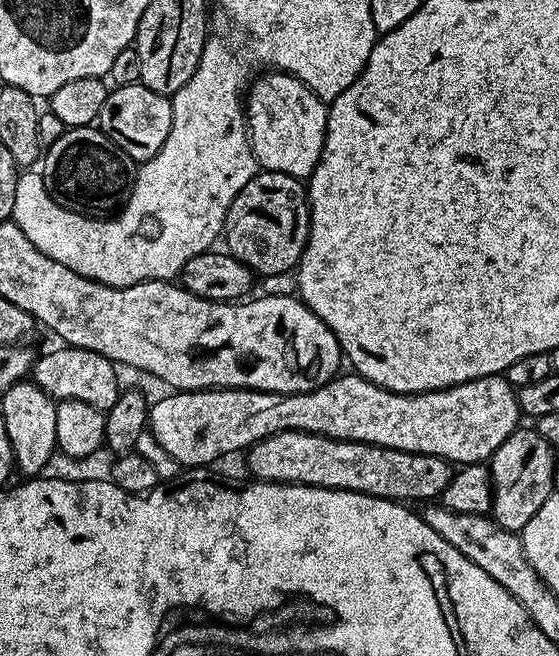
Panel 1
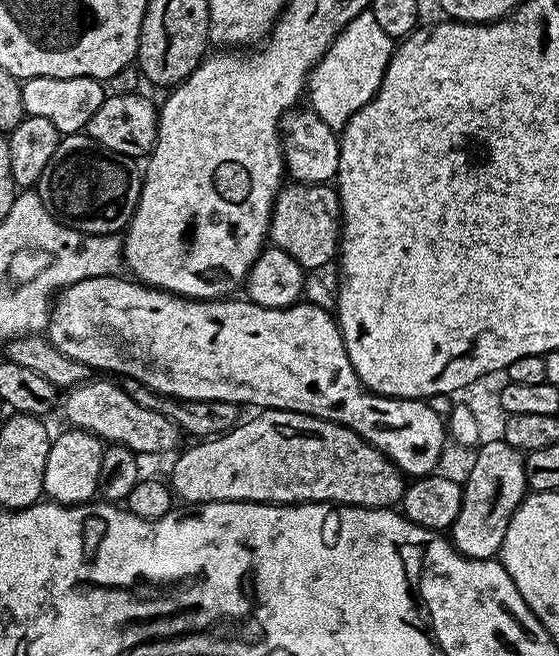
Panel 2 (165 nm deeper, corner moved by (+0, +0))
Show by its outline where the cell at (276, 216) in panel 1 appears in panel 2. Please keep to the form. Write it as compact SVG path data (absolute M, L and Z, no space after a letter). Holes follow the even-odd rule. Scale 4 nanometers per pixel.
M289 183L281 187L272 207L272 221L268 235L275 247L286 250L294 262L306 270L322 270L338 256L342 235L342 217L340 214L340 195L331 183L302 184Z

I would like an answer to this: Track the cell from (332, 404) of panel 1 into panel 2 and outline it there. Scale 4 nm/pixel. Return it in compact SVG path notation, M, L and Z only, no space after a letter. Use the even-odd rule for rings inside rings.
M93 378L88 383L78 384L65 395L68 396L65 400L63 397L64 416L71 427L93 432L108 444L121 444L137 454L168 452L171 448L181 447L182 432L174 421L138 406L115 379L100 379L104 380Z

